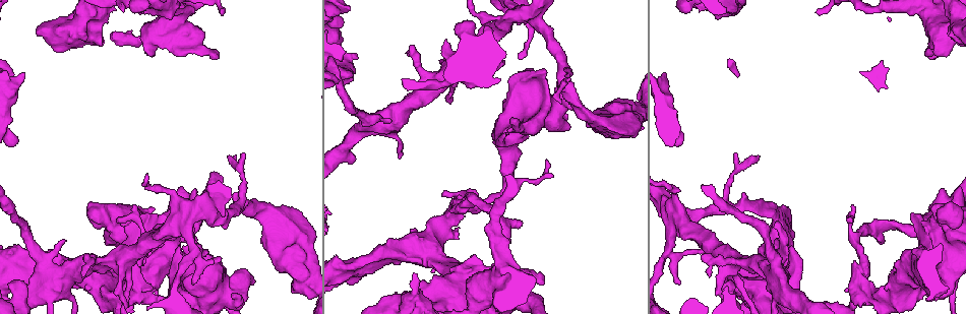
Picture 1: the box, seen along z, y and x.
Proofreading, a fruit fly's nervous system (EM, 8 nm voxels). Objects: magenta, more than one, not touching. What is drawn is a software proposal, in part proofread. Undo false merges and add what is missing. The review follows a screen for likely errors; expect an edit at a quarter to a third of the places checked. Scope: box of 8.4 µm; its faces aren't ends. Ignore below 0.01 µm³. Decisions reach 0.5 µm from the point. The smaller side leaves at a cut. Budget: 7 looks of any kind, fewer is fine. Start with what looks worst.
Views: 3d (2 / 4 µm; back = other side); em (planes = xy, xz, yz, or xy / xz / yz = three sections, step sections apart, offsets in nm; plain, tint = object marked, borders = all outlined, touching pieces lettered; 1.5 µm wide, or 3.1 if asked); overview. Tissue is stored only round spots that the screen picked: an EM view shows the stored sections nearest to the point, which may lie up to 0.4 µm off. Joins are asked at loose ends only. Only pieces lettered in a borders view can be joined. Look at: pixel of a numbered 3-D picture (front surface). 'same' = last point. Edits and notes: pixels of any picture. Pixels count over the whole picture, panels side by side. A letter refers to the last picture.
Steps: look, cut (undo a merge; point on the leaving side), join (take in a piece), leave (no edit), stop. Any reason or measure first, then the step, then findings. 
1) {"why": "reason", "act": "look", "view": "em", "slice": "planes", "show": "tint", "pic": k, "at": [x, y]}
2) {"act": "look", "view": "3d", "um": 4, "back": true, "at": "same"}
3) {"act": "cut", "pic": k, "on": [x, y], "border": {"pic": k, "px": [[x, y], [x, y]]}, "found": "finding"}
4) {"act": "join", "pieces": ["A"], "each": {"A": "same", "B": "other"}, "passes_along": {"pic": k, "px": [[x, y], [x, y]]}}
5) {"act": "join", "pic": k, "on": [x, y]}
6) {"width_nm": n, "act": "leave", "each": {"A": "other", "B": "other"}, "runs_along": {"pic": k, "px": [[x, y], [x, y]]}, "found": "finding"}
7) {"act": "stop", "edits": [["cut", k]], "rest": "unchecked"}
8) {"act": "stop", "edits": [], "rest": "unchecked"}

{"why": "thick end", "act": "look", "view": "3d", "um": 2, "pic": 1, "at": [508, 79]}

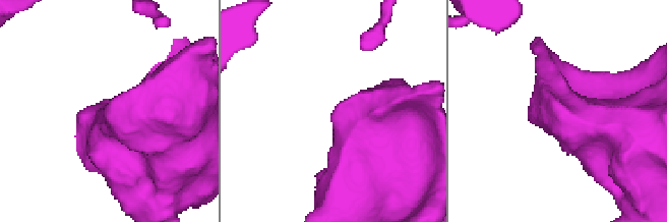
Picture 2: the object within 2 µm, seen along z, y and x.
{"arm_widths_nm": [180, 420], "act": "look", "view": "em", "slice": "yz", "step": 8, "show": "borders", "pic": 2, "at": [338, 105]}

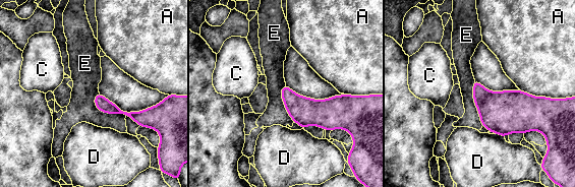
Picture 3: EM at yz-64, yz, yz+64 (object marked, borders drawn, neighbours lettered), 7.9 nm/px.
{"act": "leave", "each": {"A": "other", "C": "other", "D": "other", "E": "other"}, "runs_along": {"pic": 3, "px": [[97, 98], [125, 114], [149, 112]]}, "found": "none of them fits"}

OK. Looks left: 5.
{"why": "stops while still wide", "act": "look", "view": "3d", "um": 4, "pic": 1, "at": [389, 123]}

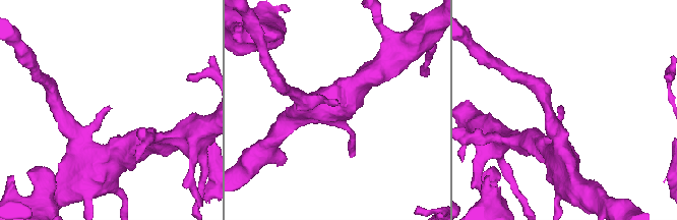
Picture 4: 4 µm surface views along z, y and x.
{"why": "now the EM", "act": "look", "view": "em", "slice": "planes", "show": "borders", "pic": 4, "at": [563, 107]}

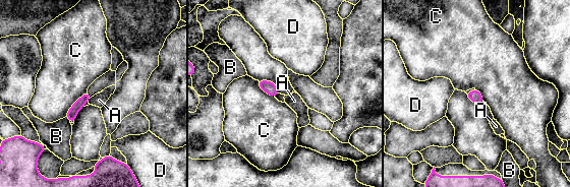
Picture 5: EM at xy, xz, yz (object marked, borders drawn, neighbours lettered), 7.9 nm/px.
{"act": "leave", "each": {"A": "other", "B": "other", "C": "other", "D": "other"}, "border": {"pic": 5, "px": [[87, 90], [70, 107], [65, 116]]}, "found": "none of them fits"}

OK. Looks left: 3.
{"why": "thick turns thin", "act": "look", "view": "em", "slice": "planes", "show": "borders", "pic": 1, "at": [358, 271]}

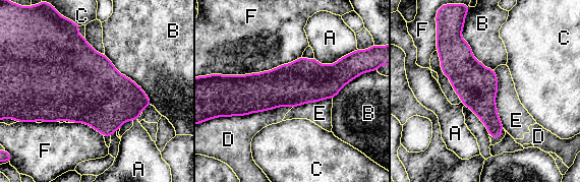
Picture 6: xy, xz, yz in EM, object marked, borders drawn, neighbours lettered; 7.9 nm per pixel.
{"width_nm": 280, "act": "leave", "each": {"A": "other", "B": "other", "C": "other", "D": "other", "E": "other", "F": "other"}, "runs_along": {"pic": 6, "px": [[351, 77], [231, 87]]}, "found": "continuous, no second neuron"}

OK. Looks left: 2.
{"act": "stop", "edits": [], "rest": "unchecked"}

